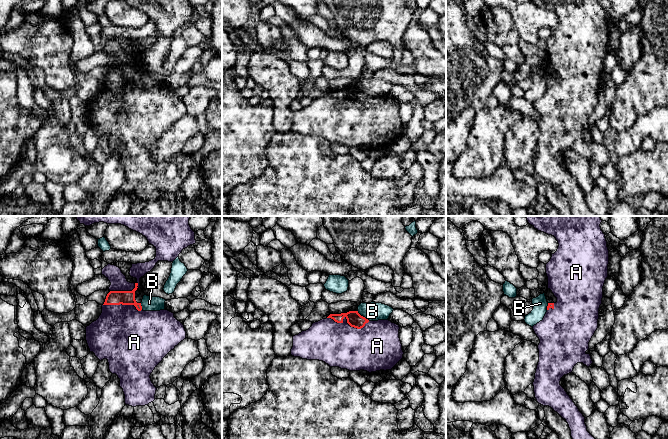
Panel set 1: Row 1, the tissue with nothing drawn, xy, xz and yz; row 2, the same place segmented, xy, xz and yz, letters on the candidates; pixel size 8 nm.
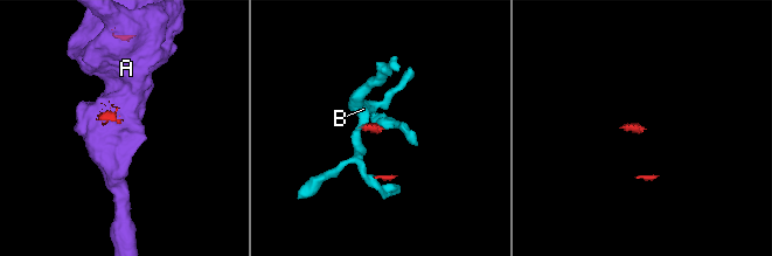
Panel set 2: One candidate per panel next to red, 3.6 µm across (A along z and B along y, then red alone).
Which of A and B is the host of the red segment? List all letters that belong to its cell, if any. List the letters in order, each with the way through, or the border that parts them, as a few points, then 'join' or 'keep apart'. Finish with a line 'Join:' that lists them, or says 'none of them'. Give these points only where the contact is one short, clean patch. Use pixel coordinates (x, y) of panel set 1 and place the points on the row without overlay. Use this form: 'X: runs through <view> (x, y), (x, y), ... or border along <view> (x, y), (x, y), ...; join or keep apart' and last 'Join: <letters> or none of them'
A: join
B: border along xz (357, 86), (369, 96); keep apart
Join: A

